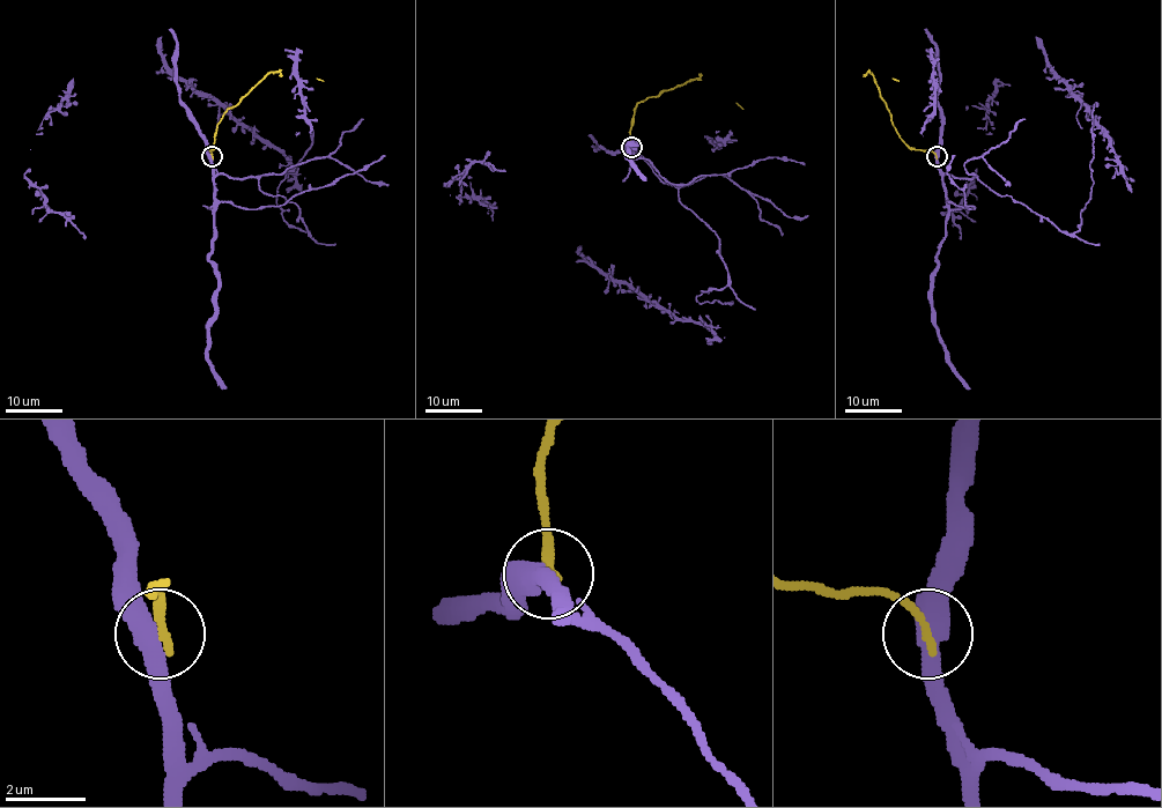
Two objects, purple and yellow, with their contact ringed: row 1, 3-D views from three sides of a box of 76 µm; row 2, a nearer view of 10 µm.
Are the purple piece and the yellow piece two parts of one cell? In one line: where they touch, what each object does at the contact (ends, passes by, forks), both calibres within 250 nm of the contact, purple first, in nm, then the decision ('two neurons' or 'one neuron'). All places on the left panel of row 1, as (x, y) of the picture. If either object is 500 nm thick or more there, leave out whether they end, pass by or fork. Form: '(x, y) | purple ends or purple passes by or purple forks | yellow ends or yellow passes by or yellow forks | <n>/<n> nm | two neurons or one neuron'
(212, 156) | 500/240 nm | one neuron

